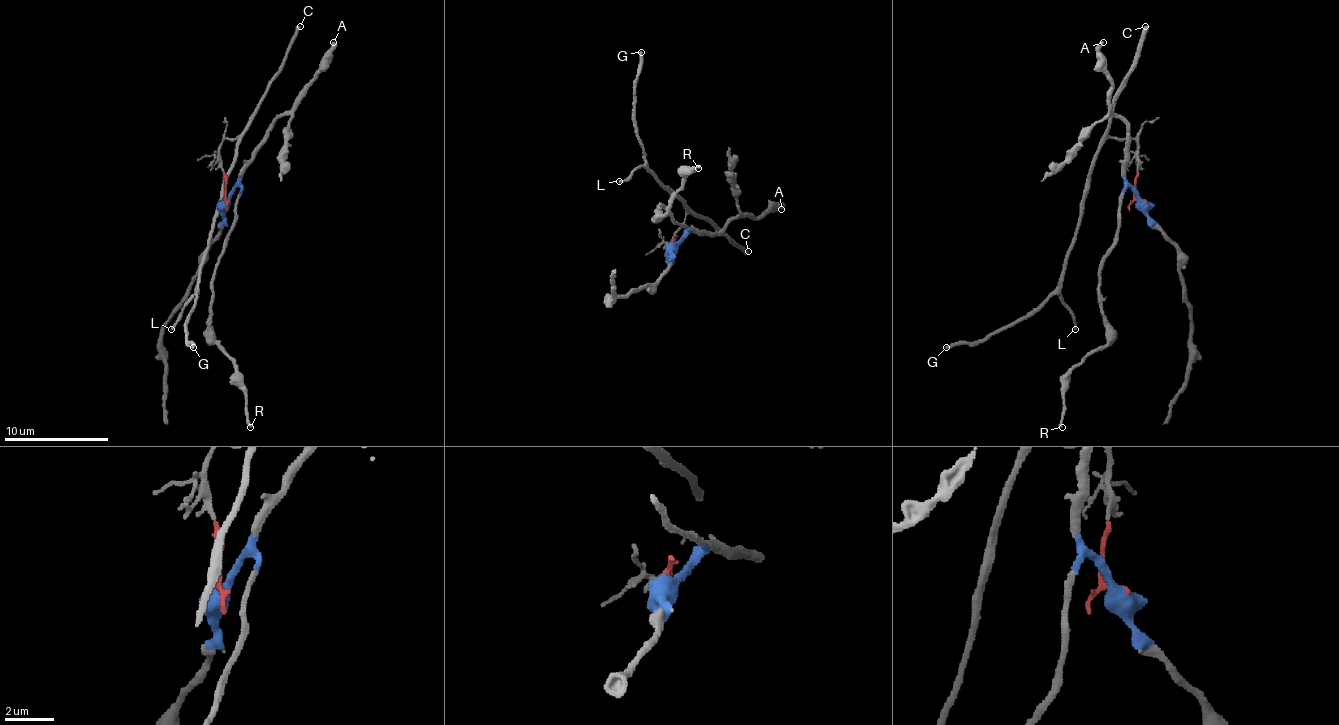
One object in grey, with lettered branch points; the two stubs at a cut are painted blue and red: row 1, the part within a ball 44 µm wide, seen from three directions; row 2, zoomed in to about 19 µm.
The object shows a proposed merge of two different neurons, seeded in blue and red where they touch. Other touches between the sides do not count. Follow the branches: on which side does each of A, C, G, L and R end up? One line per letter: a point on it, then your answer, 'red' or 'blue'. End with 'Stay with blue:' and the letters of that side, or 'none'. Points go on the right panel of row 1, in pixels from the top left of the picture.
A: place (1103, 42); blue
C: place (1145, 26); red
G: place (946, 347); red
L: place (1075, 329); red
R: place (1062, 427); blue
Stay with blue: A, R

